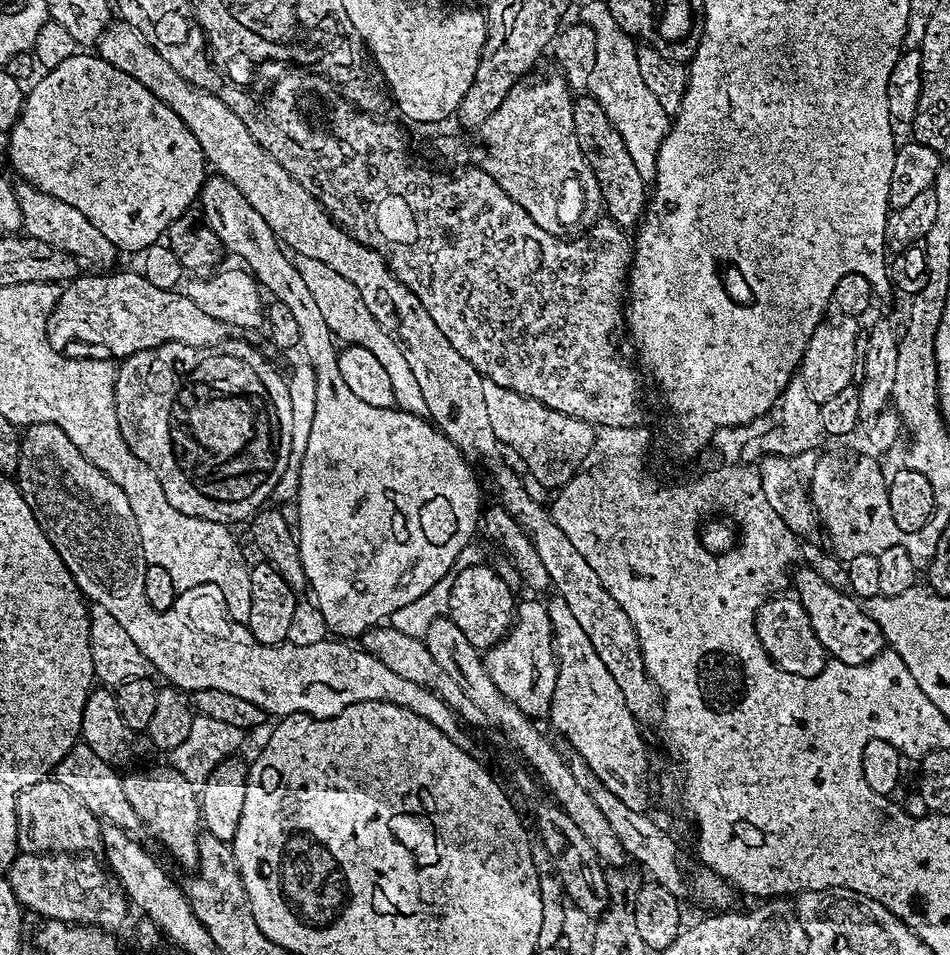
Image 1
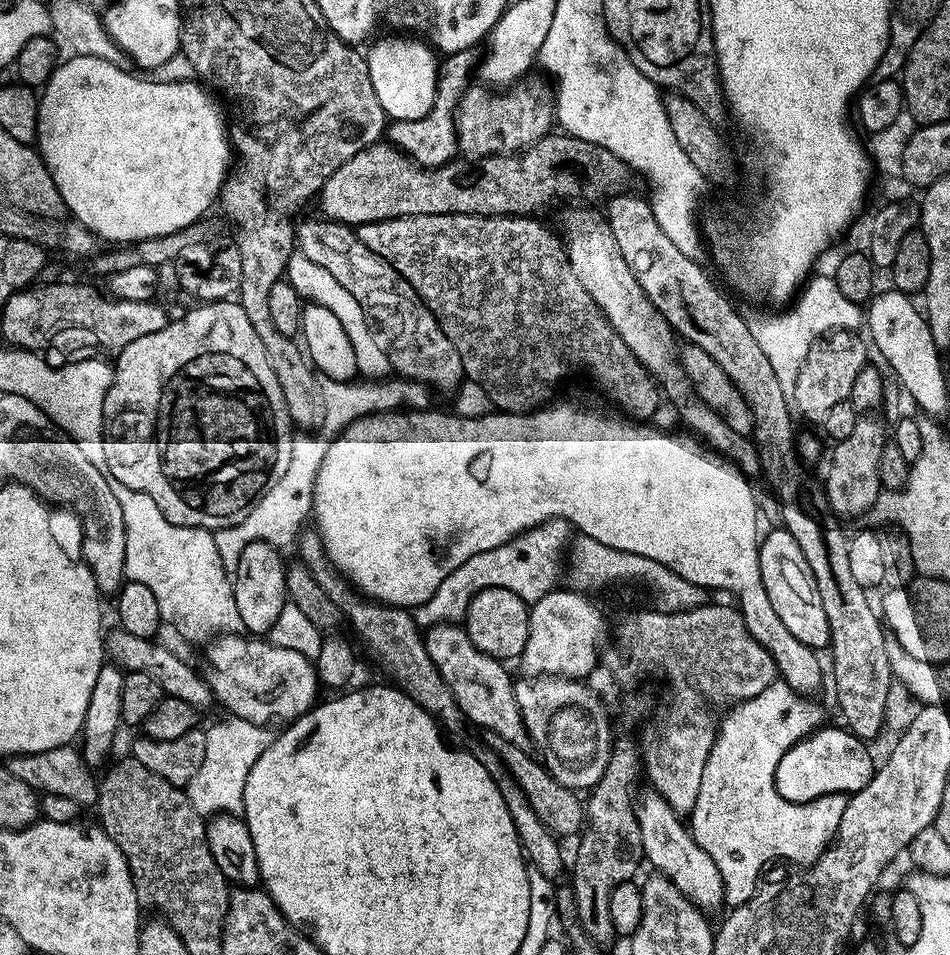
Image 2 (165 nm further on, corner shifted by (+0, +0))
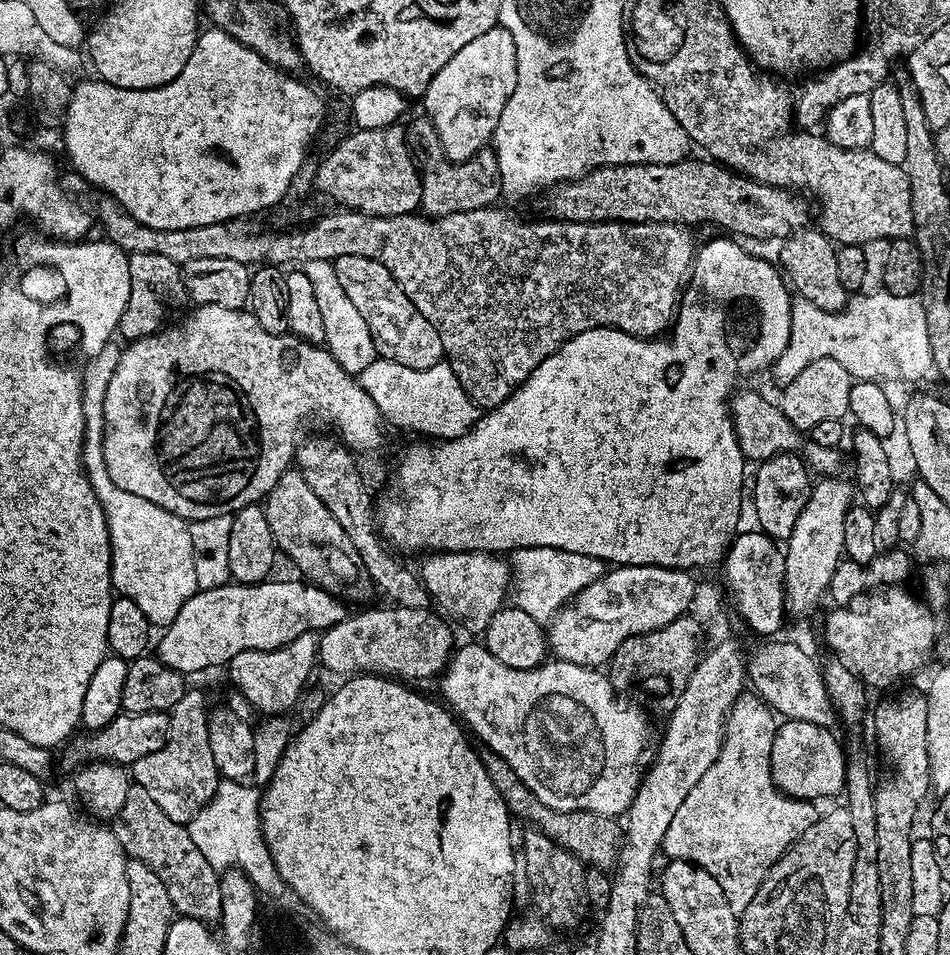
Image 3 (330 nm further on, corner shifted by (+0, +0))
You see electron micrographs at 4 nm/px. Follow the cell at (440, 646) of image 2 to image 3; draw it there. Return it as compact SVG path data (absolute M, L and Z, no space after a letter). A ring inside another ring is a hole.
M387 607L360 612L357 616L350 614L342 622L319 633L319 663L337 672L340 678L353 674L383 674L404 682L416 682L412 680L439 677L452 659L453 625L428 608Z

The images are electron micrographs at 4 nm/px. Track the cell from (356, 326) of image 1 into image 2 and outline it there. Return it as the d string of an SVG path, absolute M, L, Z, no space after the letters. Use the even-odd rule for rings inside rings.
M299 250L293 251L291 258L288 259L288 271L286 279L296 290L298 290L301 299L318 303L330 310L342 324L346 336L350 339L350 344L354 349L354 356L358 363L357 373L365 379L383 379L390 371L388 353L379 342L371 323L360 308L360 303L353 298L344 286L328 270L322 266L315 265L306 258ZM388 371L388 372L387 372Z

